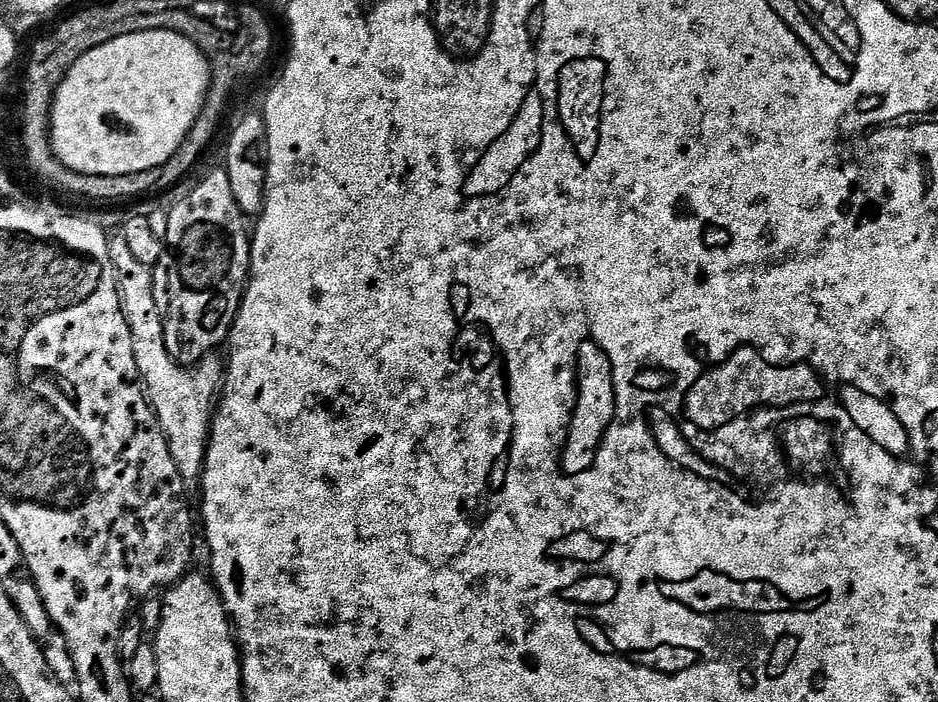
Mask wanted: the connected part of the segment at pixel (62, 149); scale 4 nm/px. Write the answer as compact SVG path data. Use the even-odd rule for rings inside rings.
M146 30L138 34L122 34L122 38L114 38L78 58L74 66L65 74L63 82L58 86L56 98L52 103L52 149L56 156L72 172L82 172L91 176L117 176L118 174L138 174L142 170L154 170L163 168L168 159L182 146L182 142L188 139L190 130L196 125L196 119L200 117L200 111L204 108L208 98L208 90L212 87L212 65L201 48L188 36L183 36L170 30Z

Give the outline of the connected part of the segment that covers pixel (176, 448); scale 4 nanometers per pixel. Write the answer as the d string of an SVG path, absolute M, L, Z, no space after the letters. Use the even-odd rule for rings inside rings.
M122 234L113 235L109 239L108 249L114 262L116 281L120 287L120 305L124 317L128 319L134 342L134 358L138 362L148 403L156 412L164 437L168 439L170 454L174 458L174 466L178 466L178 474L186 482L199 481L204 474L208 453L214 401L226 376L225 361L221 357L219 360L219 355L209 354L195 361L196 368L183 368L185 365L175 360L166 350L158 306L154 302L152 268L136 257L134 250L130 250L130 242L126 242Z

